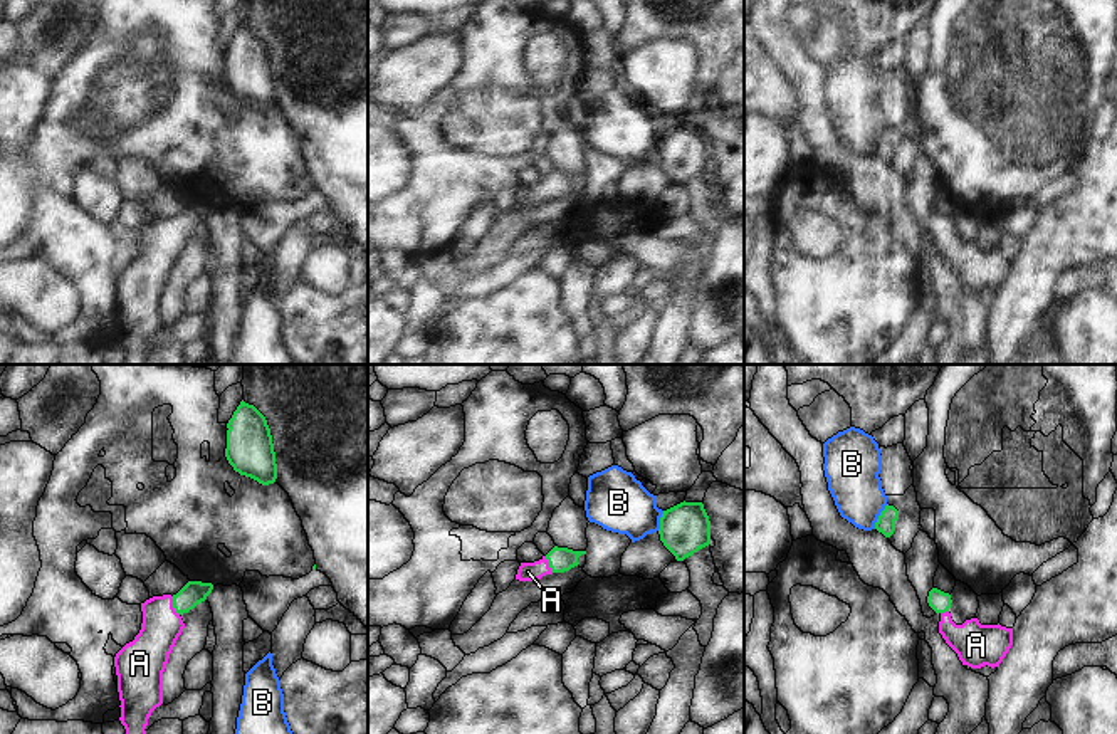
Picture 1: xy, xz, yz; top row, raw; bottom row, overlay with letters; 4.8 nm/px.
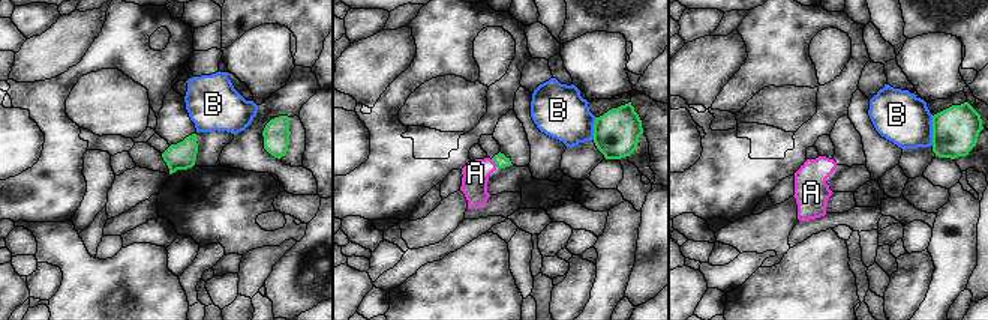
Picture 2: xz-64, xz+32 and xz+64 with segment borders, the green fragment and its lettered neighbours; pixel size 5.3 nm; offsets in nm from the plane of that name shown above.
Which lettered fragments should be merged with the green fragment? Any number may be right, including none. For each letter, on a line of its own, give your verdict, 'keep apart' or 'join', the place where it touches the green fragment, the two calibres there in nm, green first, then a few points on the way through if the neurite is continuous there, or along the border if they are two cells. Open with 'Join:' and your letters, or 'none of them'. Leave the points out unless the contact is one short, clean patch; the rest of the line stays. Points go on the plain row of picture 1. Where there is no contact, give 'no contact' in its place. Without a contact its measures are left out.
Join: A
A: join | xy (173, 230) | 110/190 nm | across xy (192, 217), (173, 230), (162, 242), (150, 274)
B: keep apart | yz (879, 140) | 90/260 nm

